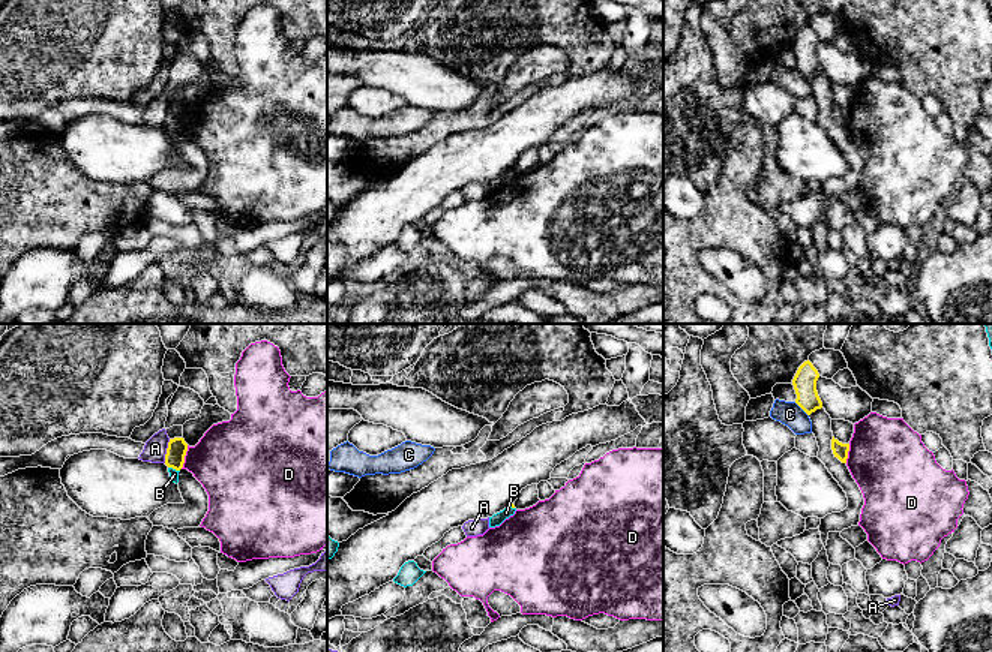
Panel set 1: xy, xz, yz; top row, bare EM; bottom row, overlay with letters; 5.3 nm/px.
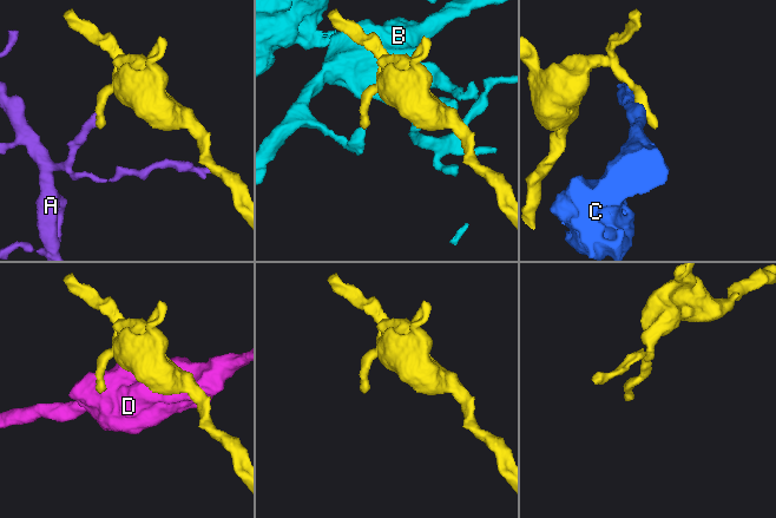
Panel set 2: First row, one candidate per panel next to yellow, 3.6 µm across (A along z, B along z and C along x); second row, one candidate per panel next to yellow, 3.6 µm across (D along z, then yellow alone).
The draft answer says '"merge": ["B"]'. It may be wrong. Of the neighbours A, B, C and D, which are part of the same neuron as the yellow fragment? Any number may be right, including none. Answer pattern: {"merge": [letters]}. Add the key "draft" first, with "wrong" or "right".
{"draft": "wrong", "merge": []}

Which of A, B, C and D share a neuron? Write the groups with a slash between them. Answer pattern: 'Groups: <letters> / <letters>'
Groups: A / B / C / D

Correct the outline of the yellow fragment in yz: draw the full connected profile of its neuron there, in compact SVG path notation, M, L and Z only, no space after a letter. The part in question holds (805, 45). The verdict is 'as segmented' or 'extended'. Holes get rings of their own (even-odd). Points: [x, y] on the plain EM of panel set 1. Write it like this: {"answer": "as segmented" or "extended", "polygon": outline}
{"answer": "as segmented", "polygon": "M807 24L798 31L798 34L792 43L792 49L794 49L794 54L797 58L795 67L807 79L810 79L816 73L822 72L822 66L821 66L818 55L816 55L818 42L819 42L818 34Z"}

